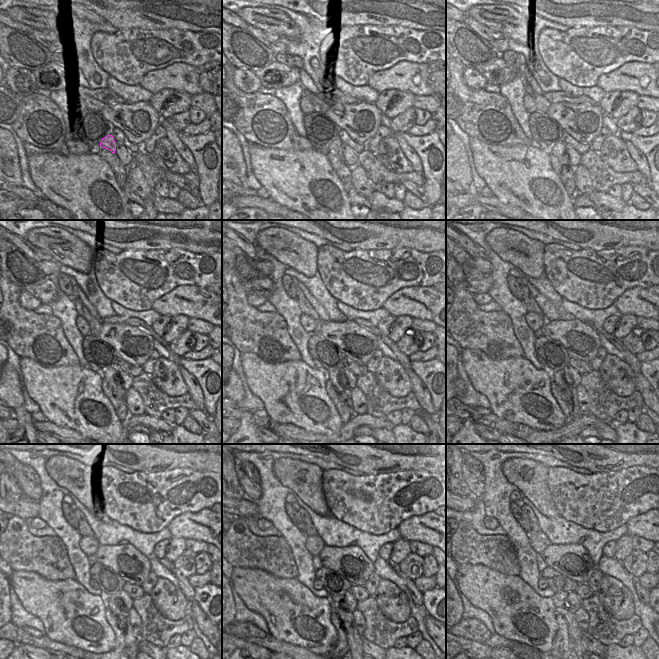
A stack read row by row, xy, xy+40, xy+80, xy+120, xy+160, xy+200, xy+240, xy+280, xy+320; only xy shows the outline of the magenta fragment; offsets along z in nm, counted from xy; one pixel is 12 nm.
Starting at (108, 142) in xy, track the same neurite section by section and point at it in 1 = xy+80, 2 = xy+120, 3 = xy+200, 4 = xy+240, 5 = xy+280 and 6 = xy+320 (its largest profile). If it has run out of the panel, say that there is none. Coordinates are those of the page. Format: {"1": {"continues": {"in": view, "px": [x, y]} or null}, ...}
{"1": {"continues": {"in": "xy+80", "px": [557, 149]}}, "2": {"continues": {"in": "xy+120", "px": [109, 374]}}, "3": {"continues": {"in": "xy+200", "px": [561, 382]}}, "4": {"continues": {"in": "xy+240", "px": [131, 640]}}, "5": {"continues": {"in": "xy+280", "px": [354, 640]}}, "6": {"continues": {"in": "xy+320", "px": [575, 634]}}}

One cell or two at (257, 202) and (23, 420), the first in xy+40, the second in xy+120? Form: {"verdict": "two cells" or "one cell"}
{"verdict": "two cells"}

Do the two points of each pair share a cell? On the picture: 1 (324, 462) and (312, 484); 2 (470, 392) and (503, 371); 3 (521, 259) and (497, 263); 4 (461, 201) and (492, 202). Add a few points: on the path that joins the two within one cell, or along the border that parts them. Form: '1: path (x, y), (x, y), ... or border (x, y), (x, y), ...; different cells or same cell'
1: border (299, 459), (313, 463), (323, 470); different cells
2: border (463, 368), (471, 385), (486, 397), (489, 407); different cells
3: border (488, 245), (501, 259), (510, 262), (523, 273); different cells
4: path (469, 200), (481, 200), (484, 202); same cell

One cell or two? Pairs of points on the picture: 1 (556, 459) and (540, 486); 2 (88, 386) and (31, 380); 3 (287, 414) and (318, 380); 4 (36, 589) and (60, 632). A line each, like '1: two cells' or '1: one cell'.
1: two cells
2: one cell
3: one cell
4: one cell

